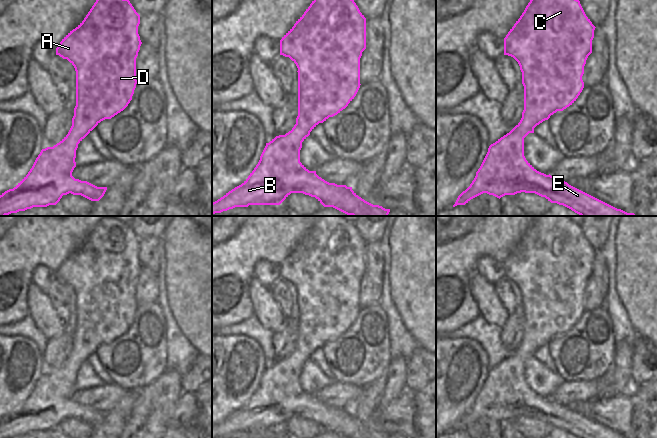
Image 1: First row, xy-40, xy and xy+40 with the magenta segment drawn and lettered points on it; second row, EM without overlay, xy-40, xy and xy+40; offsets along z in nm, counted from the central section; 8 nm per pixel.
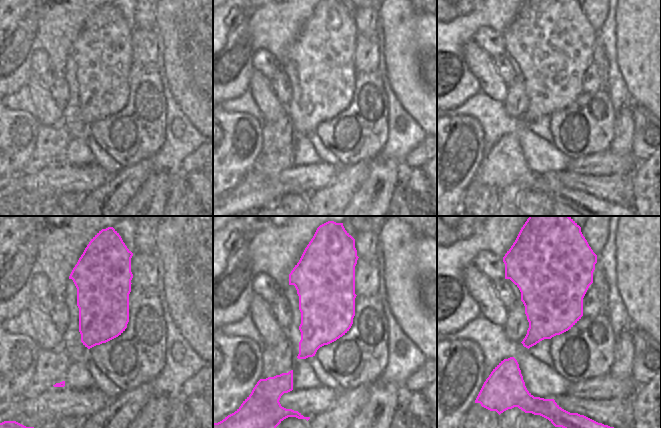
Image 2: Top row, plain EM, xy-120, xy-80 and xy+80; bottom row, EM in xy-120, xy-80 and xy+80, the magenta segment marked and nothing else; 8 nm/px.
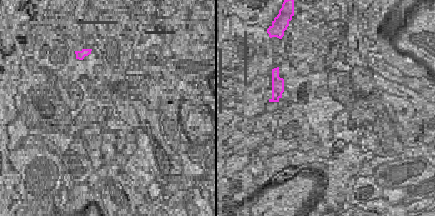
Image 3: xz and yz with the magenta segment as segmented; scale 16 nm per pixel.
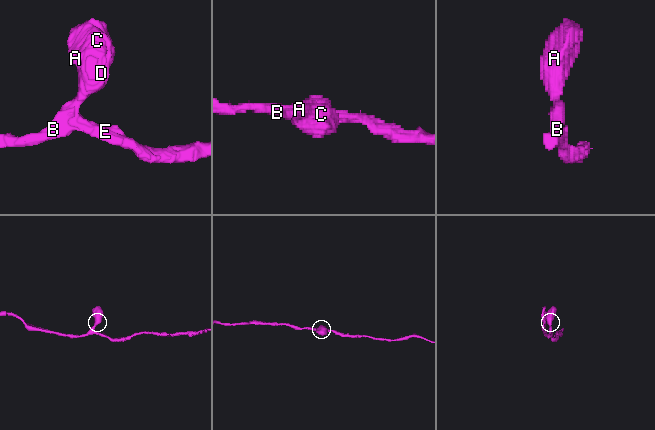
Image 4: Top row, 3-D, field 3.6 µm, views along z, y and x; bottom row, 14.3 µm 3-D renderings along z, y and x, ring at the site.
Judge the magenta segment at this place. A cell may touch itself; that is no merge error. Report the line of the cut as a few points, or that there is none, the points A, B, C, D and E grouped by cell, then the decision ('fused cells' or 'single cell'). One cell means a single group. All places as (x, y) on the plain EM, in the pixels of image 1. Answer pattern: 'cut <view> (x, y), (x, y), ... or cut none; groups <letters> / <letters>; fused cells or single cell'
cut none; groups A B C D E; single cell

